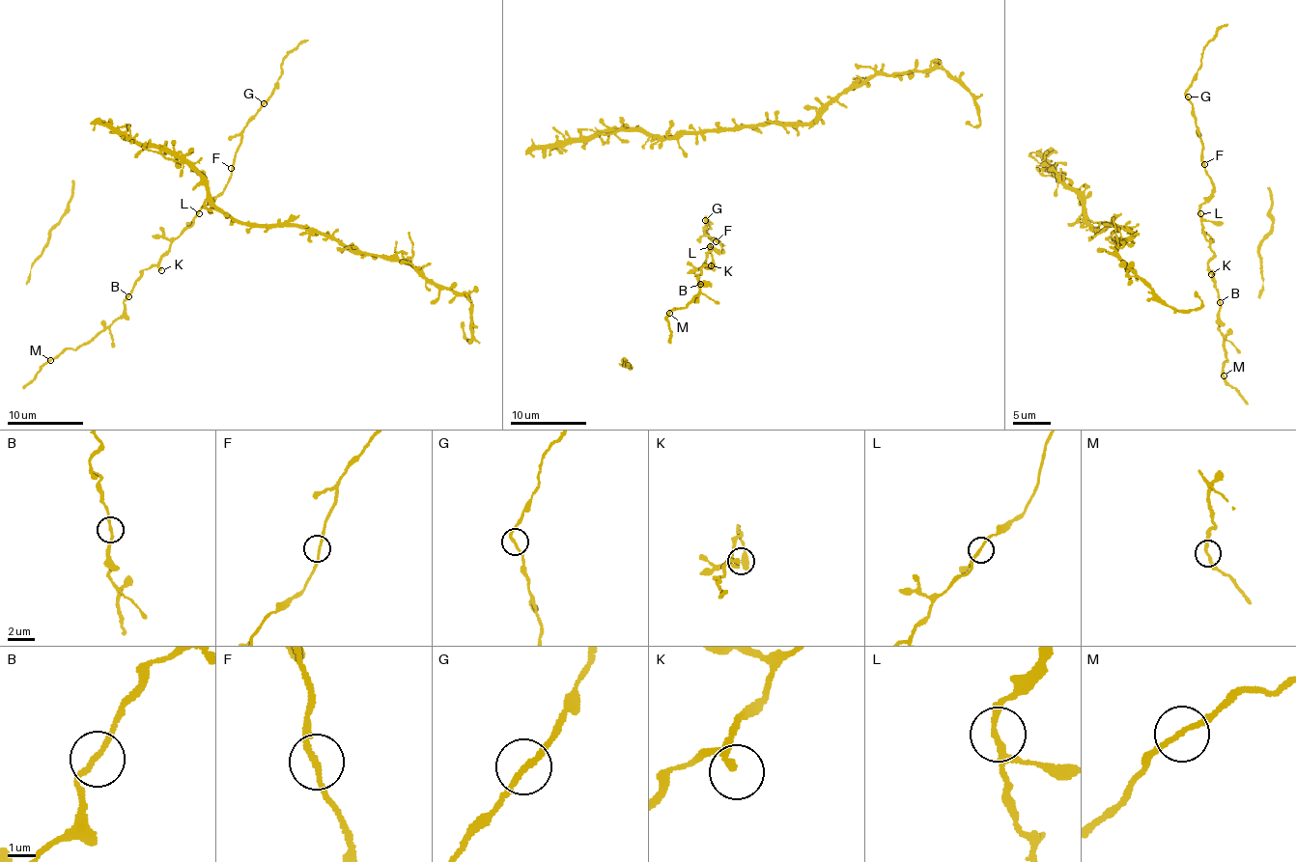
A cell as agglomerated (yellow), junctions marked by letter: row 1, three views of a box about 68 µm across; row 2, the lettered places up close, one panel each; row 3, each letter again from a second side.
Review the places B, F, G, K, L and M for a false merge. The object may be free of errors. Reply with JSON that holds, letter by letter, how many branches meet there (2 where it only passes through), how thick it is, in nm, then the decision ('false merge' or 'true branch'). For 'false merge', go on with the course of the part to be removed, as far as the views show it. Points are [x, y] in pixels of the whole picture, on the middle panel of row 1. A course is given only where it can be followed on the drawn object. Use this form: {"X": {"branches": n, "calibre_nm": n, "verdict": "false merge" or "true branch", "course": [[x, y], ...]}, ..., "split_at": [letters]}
{"B": {"branches": 2, "calibre_nm": 190, "verdict": "true branch"}, "F": {"branches": 2, "calibre_nm": 180, "verdict": "true branch"}, "G": {"branches": 2, "calibre_nm": 190, "verdict": "true branch"}, "K": {"branches": 2, "calibre_nm": 200, "verdict": "true branch"}, "L": {"branches": 2, "calibre_nm": 200, "verdict": "true branch"}, "M": {"branches": 2, "calibre_nm": 180, "verdict": "true branch"}, "split_at": []}

